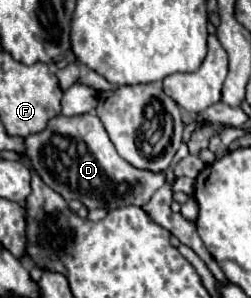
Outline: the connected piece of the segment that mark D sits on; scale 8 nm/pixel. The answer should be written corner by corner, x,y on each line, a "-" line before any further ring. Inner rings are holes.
95,113
75,117
57,115
47,123
45,131
27,135
25,147
29,157
39,159
39,163
31,163
31,167
37,169
41,179
51,189
55,189
67,201
79,199
89,209
117,209
125,205
143,207
165,181
165,173
141,171
125,163
117,155
105,127

